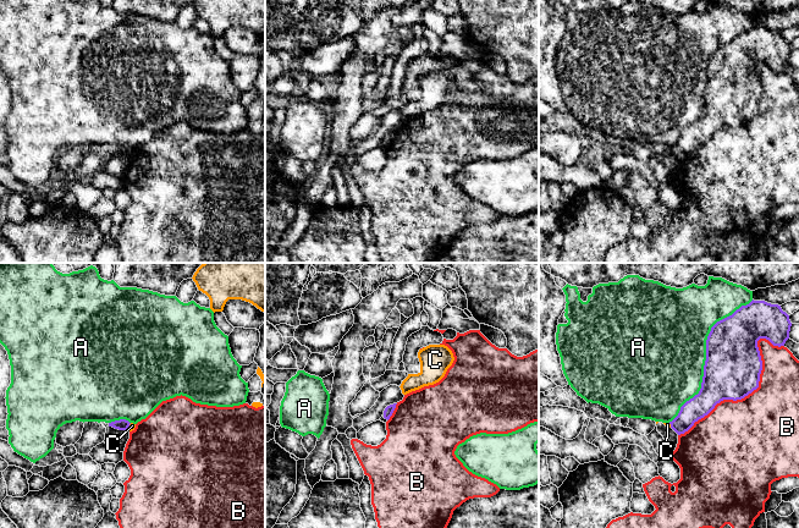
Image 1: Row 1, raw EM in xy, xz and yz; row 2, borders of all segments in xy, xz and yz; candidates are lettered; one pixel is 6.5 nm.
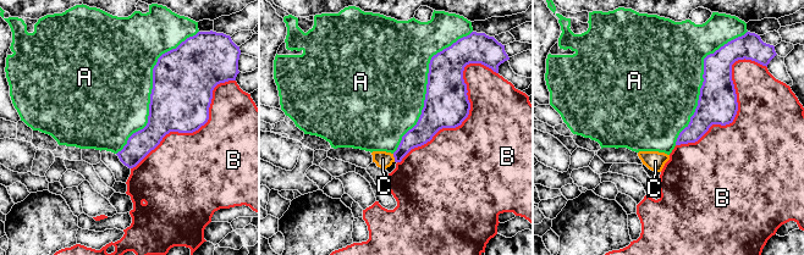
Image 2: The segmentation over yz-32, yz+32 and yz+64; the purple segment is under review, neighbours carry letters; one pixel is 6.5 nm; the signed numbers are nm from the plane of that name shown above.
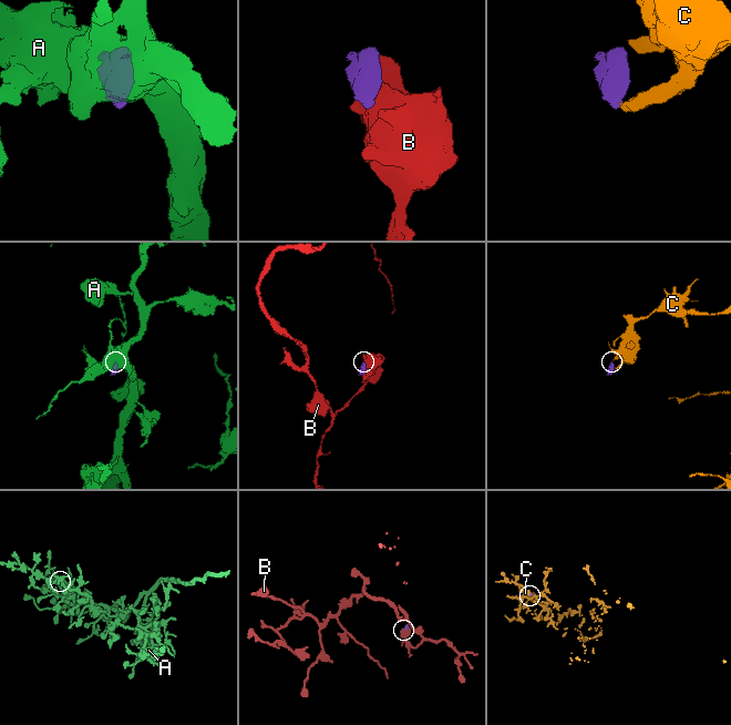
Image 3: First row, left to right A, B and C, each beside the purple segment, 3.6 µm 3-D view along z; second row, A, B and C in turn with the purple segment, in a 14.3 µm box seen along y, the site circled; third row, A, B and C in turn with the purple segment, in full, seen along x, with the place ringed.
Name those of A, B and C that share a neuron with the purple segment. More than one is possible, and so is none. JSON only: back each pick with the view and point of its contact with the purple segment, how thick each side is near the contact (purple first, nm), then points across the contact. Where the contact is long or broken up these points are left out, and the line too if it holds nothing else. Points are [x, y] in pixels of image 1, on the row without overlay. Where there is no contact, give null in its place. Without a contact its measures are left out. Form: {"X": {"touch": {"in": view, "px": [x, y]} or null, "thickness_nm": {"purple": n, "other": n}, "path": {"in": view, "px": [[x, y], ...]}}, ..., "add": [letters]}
{"add": []}

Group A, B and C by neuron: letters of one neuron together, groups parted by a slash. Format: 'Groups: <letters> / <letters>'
Groups: A / B / C

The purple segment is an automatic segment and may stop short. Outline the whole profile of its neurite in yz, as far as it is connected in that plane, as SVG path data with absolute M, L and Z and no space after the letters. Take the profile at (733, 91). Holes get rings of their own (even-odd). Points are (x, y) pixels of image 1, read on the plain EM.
M751 27L742 32L732 42L717 48L706 66L706 87L701 115L687 127L678 142L669 148L678 160L688 158L695 148L707 142L723 126L742 126L759 114L762 87L757 73L760 65L768 66L773 72L784 72L789 65L792 49L781 32L765 27Z

